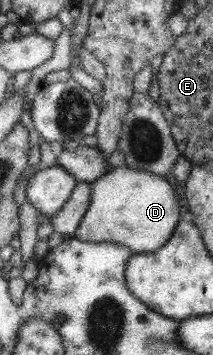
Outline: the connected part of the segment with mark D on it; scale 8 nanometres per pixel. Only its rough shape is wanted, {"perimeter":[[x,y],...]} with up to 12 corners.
{"perimeter":[[114,167],[90,183],[75,237],[154,252],[180,216],[165,176]]}

